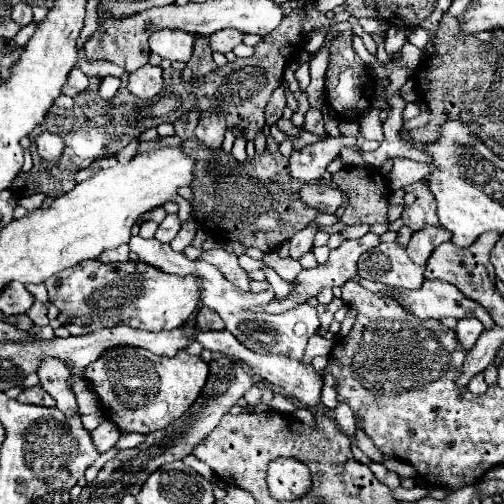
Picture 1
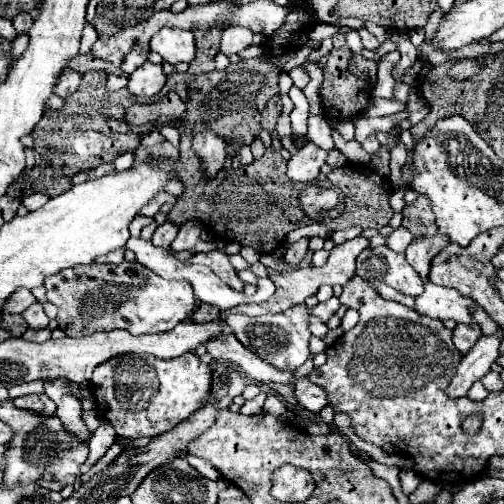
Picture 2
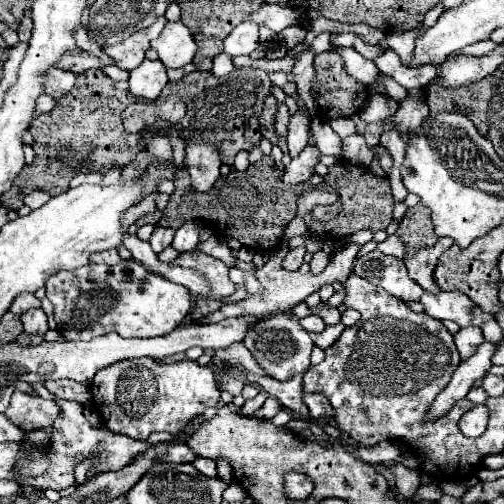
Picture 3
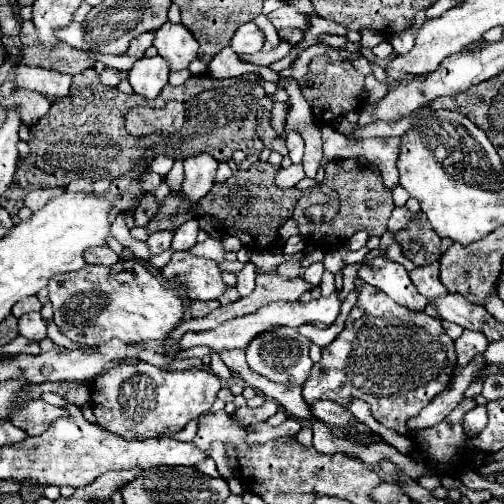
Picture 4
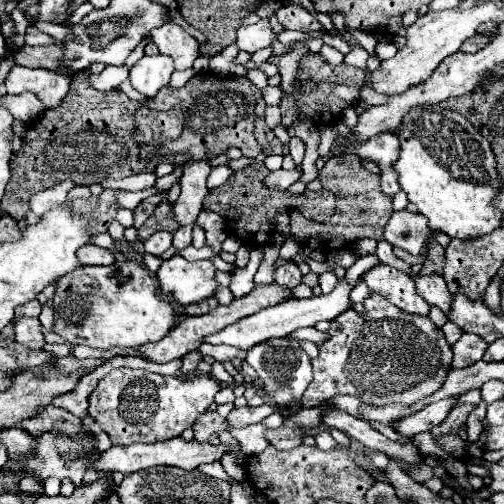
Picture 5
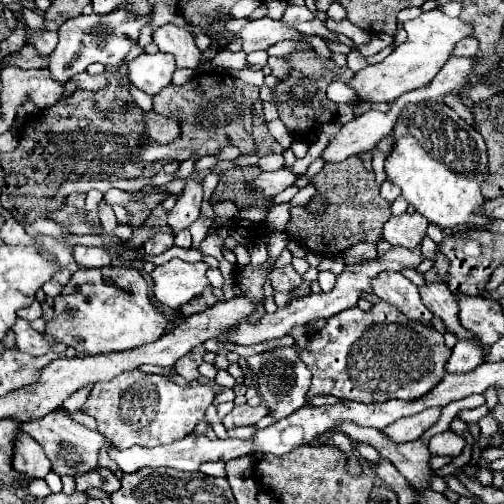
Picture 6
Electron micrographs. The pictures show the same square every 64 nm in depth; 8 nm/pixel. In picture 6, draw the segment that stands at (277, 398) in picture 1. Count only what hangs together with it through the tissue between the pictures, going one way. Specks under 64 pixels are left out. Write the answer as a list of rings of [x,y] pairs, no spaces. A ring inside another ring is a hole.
[[[248,404],[244,406],[234,406],[234,410],[222,418],[222,426],[226,430],[230,428],[236,428],[236,426],[252,426],[256,424],[260,418],[264,418],[268,414],[268,408],[264,406],[258,406],[258,408],[252,408]]]

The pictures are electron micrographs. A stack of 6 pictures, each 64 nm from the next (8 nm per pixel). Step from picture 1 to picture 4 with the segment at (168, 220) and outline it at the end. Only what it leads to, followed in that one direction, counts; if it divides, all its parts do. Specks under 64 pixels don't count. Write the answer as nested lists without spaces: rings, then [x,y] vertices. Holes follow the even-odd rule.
[[[154,232],[148,236],[146,244],[148,244],[148,250],[150,254],[160,254],[164,250],[170,248],[170,242],[172,242],[172,232]]]

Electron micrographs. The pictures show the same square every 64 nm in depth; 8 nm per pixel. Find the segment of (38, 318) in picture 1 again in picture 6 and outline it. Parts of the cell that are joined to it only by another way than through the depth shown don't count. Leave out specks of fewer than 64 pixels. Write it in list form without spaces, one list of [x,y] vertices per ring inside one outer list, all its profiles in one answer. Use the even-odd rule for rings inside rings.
[[[18,318],[12,330],[16,334],[16,348],[20,352],[26,352],[30,356],[44,356],[44,354],[48,354],[52,350],[52,344],[46,342],[40,332],[32,330],[26,320]]]

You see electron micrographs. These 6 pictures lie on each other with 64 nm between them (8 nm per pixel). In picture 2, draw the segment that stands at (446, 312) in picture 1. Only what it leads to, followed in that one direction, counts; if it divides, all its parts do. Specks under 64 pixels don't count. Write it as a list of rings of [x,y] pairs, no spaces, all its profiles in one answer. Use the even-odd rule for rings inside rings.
[[[432,282],[424,284],[424,294],[416,296],[416,312],[436,318],[436,320],[456,320],[458,324],[478,324],[484,336],[494,336],[500,326],[472,300],[464,298],[454,288],[436,286]]]

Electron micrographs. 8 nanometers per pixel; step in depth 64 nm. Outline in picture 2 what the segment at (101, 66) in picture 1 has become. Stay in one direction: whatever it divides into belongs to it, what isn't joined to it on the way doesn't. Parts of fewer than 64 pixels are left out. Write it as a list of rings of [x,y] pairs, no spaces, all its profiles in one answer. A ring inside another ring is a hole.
[[[76,54],[76,58],[72,58],[72,60],[68,62],[68,68],[76,70],[76,72],[80,72],[80,74],[84,74],[84,72],[88,72],[88,70],[104,70],[104,72],[116,74],[116,76],[122,74],[120,68],[116,68],[114,64],[110,64],[110,62],[106,62],[106,60],[100,60],[100,58],[96,58],[96,56],[92,56],[92,54]]]

